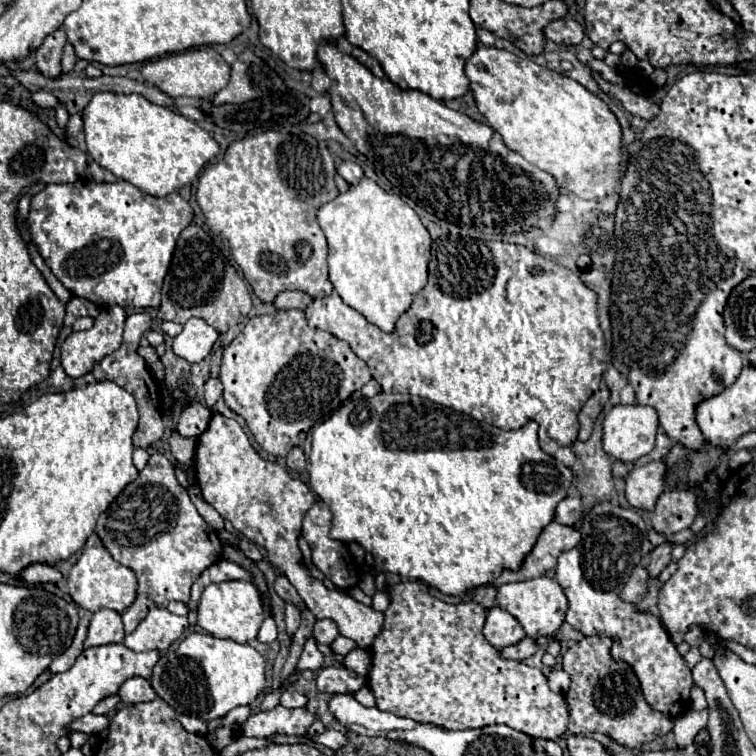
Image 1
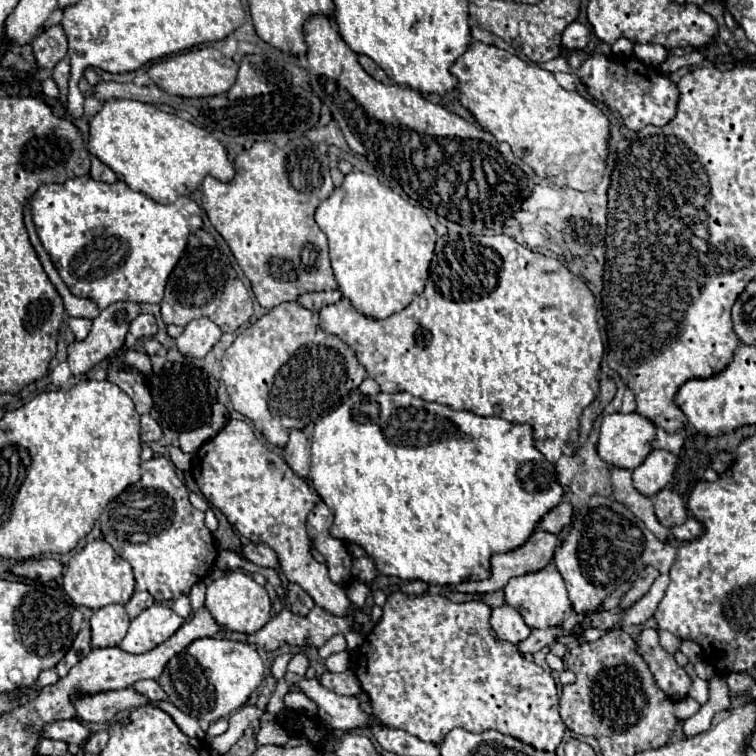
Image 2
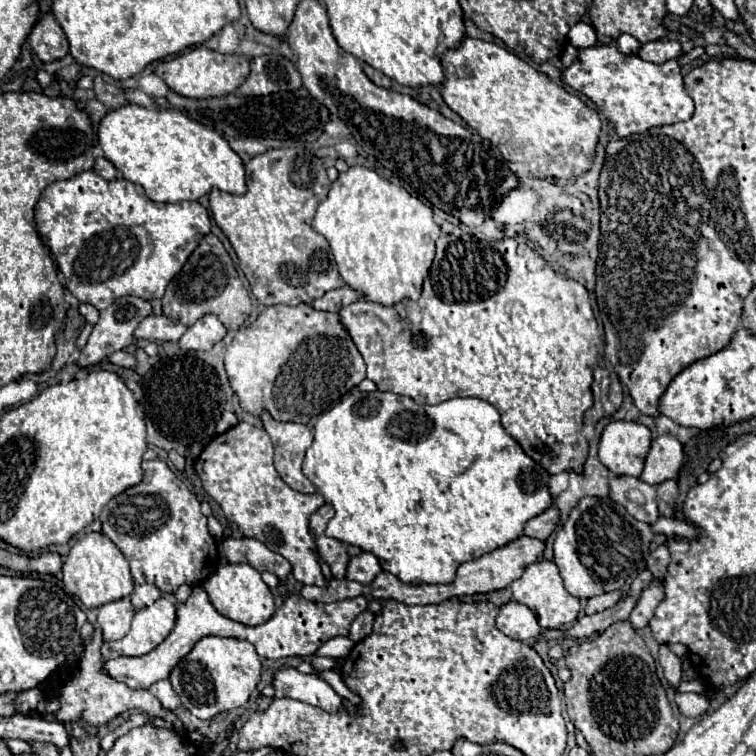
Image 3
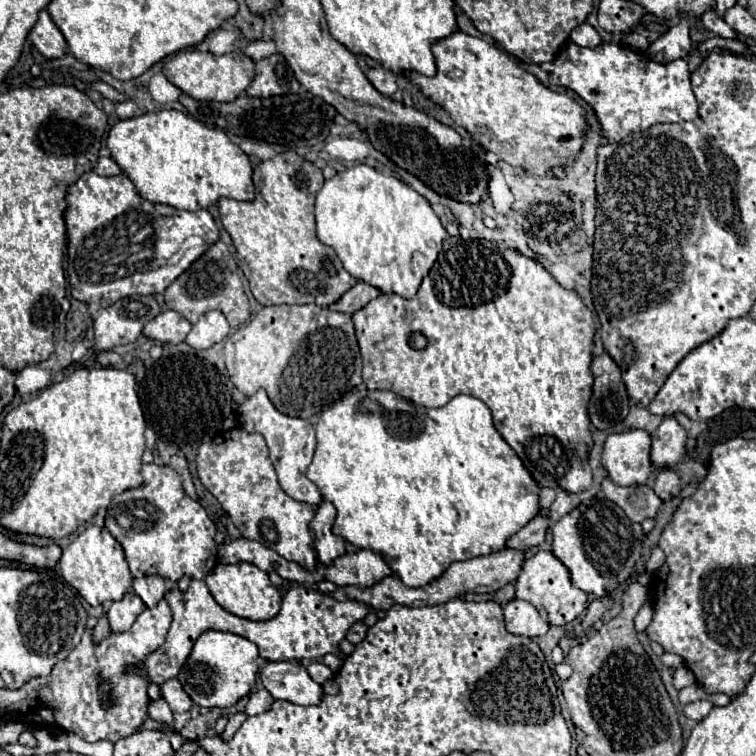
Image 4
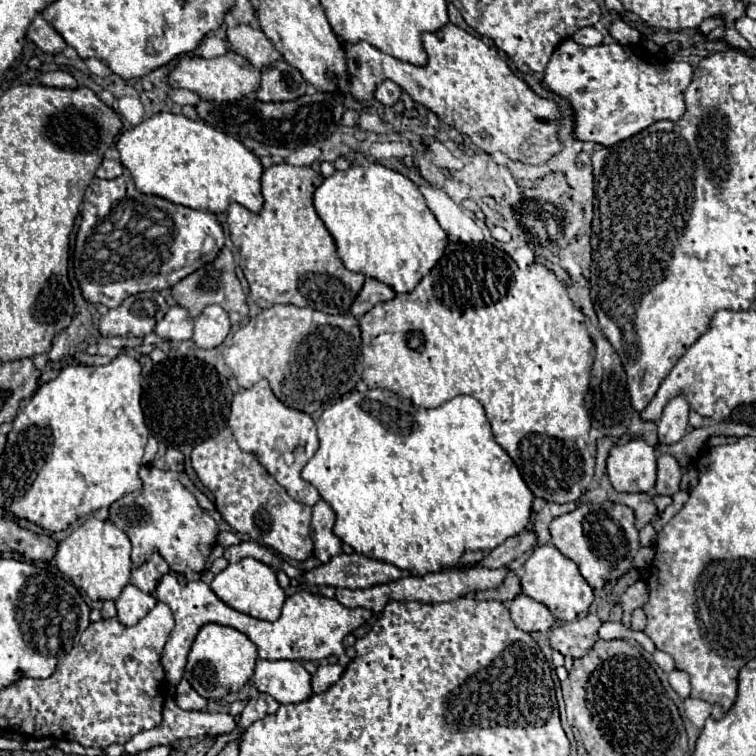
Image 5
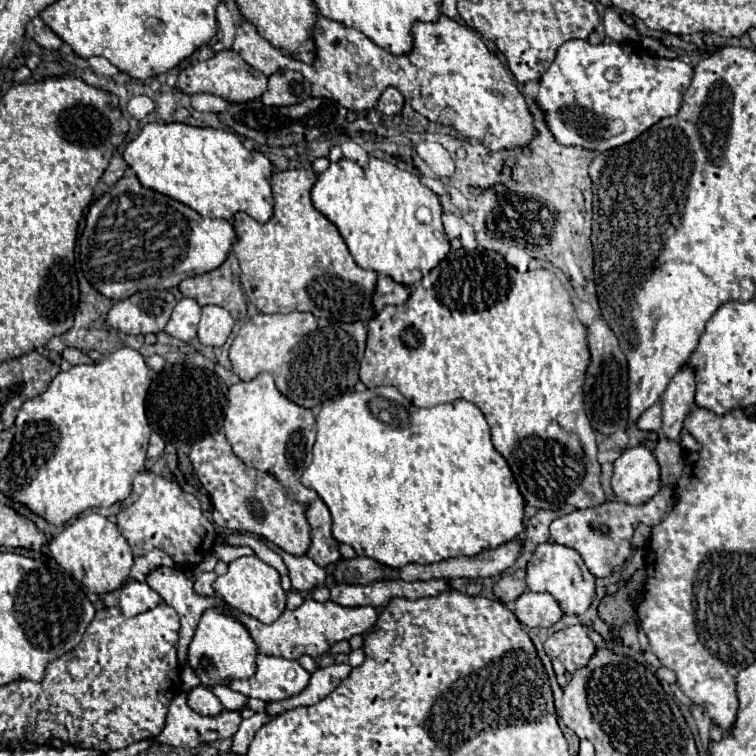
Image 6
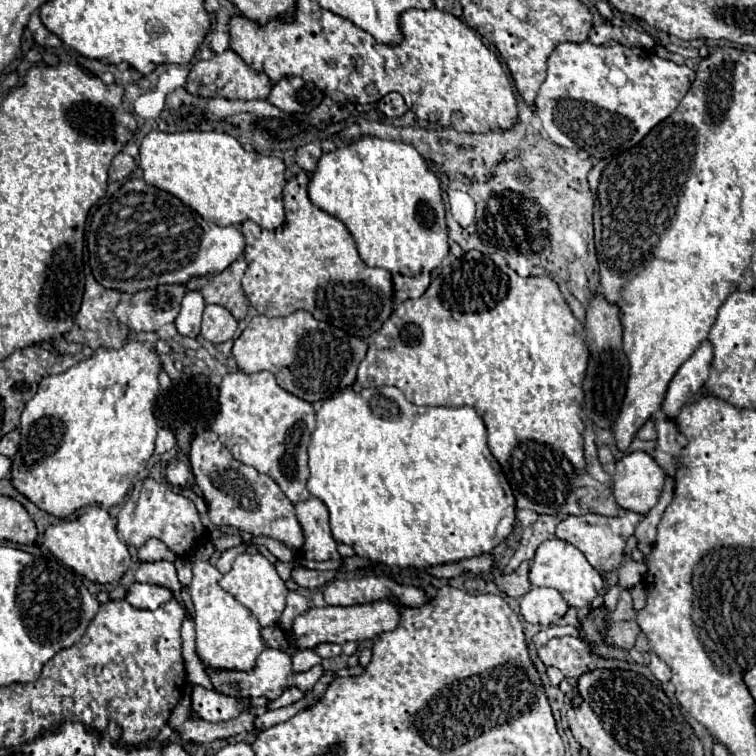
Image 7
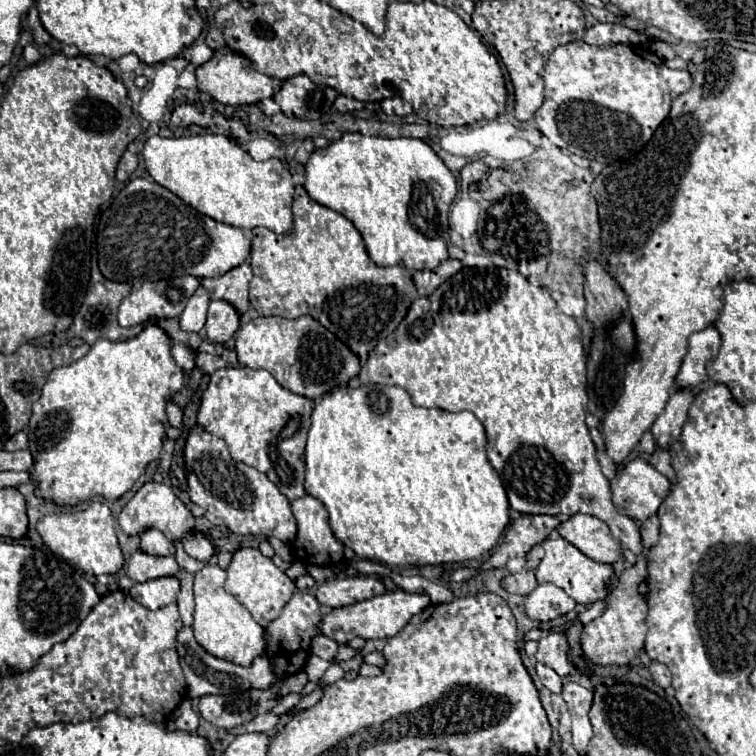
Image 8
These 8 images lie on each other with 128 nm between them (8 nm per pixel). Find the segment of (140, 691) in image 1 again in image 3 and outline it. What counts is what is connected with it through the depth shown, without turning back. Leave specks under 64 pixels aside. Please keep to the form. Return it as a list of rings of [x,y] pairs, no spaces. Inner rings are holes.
[[[158,680],[158,682],[154,682],[148,690],[162,702],[164,708],[176,710],[176,708],[180,706],[180,700],[176,698],[176,692],[172,690],[172,686],[170,686],[168,680]]]

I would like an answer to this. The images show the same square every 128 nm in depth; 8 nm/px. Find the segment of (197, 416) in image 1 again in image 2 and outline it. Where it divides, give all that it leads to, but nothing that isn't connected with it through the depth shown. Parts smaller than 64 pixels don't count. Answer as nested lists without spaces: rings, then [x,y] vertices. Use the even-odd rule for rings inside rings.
[[[204,424],[202,428],[194,428],[194,430],[184,430],[180,432],[180,448],[184,452],[194,454],[208,438],[212,438],[212,434],[216,434],[208,424]]]

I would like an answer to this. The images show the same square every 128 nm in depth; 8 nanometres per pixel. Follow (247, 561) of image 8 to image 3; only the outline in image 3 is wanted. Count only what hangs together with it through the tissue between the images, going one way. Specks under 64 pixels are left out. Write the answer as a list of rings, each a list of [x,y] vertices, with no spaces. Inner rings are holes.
[[[226,564],[216,568],[206,580],[204,580],[204,590],[212,602],[212,606],[226,618],[246,624],[246,626],[258,626],[270,620],[274,614],[274,598],[268,590],[268,586],[262,582],[260,572],[254,570],[248,564]]]

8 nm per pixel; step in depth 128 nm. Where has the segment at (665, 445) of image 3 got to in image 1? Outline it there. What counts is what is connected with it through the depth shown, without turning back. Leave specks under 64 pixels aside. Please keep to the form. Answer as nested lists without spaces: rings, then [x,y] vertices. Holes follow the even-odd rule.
[[[650,462],[640,468],[632,468],[626,476],[626,500],[632,508],[654,510],[658,496],[664,490],[664,462]]]

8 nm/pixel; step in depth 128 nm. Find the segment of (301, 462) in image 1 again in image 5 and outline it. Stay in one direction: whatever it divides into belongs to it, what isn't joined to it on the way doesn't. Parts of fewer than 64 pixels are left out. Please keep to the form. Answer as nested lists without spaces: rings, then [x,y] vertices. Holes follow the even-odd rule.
[[[262,380],[256,386],[234,394],[228,426],[232,428],[238,440],[238,446],[246,452],[256,454],[258,460],[266,466],[266,470],[276,478],[276,482],[288,492],[290,498],[306,506],[314,506],[320,500],[318,490],[310,482],[302,480],[300,476],[302,468],[308,464],[308,460],[318,450],[316,424],[308,414],[284,406],[272,394],[268,382]]]

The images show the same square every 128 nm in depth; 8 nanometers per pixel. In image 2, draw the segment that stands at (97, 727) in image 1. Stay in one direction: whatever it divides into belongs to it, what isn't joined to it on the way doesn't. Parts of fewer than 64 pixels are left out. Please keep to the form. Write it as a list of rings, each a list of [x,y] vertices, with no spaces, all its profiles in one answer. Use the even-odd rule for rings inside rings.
[[[58,720],[48,726],[44,726],[44,738],[52,740],[62,740],[62,742],[72,742],[72,744],[84,744],[86,738],[90,736],[90,728],[84,726],[80,720]]]

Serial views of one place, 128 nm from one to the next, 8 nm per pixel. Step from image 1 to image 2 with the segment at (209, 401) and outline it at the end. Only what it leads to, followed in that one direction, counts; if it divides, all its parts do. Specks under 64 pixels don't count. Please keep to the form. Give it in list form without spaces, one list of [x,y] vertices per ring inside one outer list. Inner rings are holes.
[[[216,400],[216,402],[212,404],[212,428],[214,428],[214,430],[220,430],[220,426],[224,426],[226,420],[228,420],[228,418],[226,418],[226,406]]]

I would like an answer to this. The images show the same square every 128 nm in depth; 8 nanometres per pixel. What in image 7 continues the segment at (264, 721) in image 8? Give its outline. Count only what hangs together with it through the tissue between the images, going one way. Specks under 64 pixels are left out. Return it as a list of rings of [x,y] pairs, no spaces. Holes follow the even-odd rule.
[[[184,694],[176,708],[172,710],[168,718],[168,726],[180,734],[184,742],[194,742],[194,744],[206,744],[216,738],[230,738],[240,732],[250,732],[254,726],[254,716],[248,712],[242,712],[240,716],[226,720],[226,722],[206,722],[198,718],[190,706],[190,696]]]

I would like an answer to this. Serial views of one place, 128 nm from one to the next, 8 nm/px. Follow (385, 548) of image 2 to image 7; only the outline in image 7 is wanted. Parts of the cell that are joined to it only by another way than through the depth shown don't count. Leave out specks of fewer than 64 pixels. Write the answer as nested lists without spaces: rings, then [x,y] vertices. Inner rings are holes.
[[[396,386],[366,388],[362,392],[354,392],[352,388],[346,388],[322,404],[322,408],[316,412],[316,422],[318,422],[318,428],[314,430],[312,442],[308,448],[310,478],[308,478],[306,486],[312,496],[320,498],[328,506],[334,540],[352,546],[358,556],[380,562],[384,566],[428,568],[428,566],[436,566],[436,564],[446,564],[446,562],[456,562],[456,560],[486,554],[486,552],[494,550],[494,546],[498,546],[514,530],[516,500],[514,500],[512,488],[510,488],[498,460],[492,456],[492,452],[488,448],[484,420],[476,414],[474,408],[470,408],[470,406],[460,406],[460,408],[422,406],[422,408],[418,408],[418,406],[410,404]]]

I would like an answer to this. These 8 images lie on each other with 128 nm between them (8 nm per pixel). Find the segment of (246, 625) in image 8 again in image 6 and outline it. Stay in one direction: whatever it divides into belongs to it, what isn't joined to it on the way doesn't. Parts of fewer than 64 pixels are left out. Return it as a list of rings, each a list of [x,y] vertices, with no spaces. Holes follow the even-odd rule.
[[[204,572],[204,574],[200,574],[200,578],[194,582],[194,590],[196,590],[198,594],[202,594],[202,596],[216,596],[216,592],[214,592],[214,588],[212,588],[214,580],[216,580],[216,574],[214,574],[214,572]],[[222,608],[206,610],[198,622],[196,634],[190,642],[188,650],[188,664],[200,678],[202,686],[214,688],[218,682],[232,682],[232,680],[246,680],[256,672],[256,656],[258,648],[242,622],[228,616]]]

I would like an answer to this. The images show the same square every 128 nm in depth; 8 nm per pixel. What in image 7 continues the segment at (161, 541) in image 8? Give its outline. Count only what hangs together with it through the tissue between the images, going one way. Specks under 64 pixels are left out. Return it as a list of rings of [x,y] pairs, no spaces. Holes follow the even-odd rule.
[[[152,538],[142,548],[138,548],[138,560],[140,562],[158,562],[158,560],[174,562],[176,556],[168,550],[168,546],[164,546],[164,542]]]

